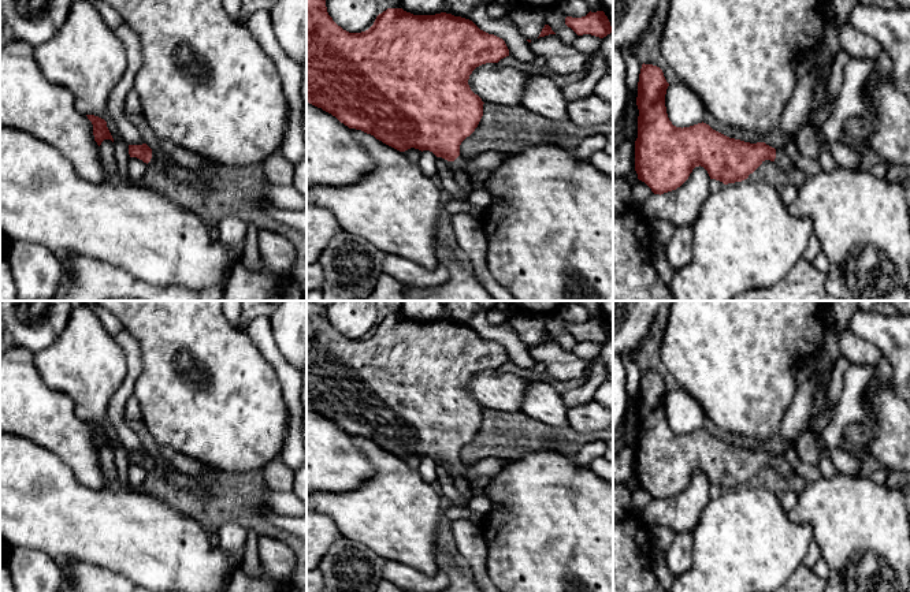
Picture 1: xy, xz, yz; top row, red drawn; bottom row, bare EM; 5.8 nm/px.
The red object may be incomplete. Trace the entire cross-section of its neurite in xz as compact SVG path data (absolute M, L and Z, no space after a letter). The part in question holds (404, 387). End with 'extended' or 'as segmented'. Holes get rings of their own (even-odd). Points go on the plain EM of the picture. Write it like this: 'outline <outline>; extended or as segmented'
outline M307 302L307 409L331 420L349 435L371 440L400 458L411 454L432 458L447 466L453 476L467 479L473 495L483 495L491 477L473 476L469 466L460 461L460 451L478 433L484 410L471 396L468 386L476 373L498 369L506 362L509 355L502 345L461 323L446 319L413 321L402 314L387 314L368 336L349 339L328 321L326 306Z; extended

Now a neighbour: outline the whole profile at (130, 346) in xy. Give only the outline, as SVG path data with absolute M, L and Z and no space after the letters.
M126 328L115 336L115 340L126 355L127 372L108 405L108 420L127 451L142 451L145 447L140 436L130 429L125 417L126 402L134 395L137 379L142 372L141 347L138 340Z

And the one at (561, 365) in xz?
M556 340L532 346L528 350L535 364L543 364L546 373L560 381L586 380L591 372L591 361L565 351Z

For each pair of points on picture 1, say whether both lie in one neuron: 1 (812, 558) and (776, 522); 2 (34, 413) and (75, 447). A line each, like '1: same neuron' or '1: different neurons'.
1: different neurons
2: same neuron

